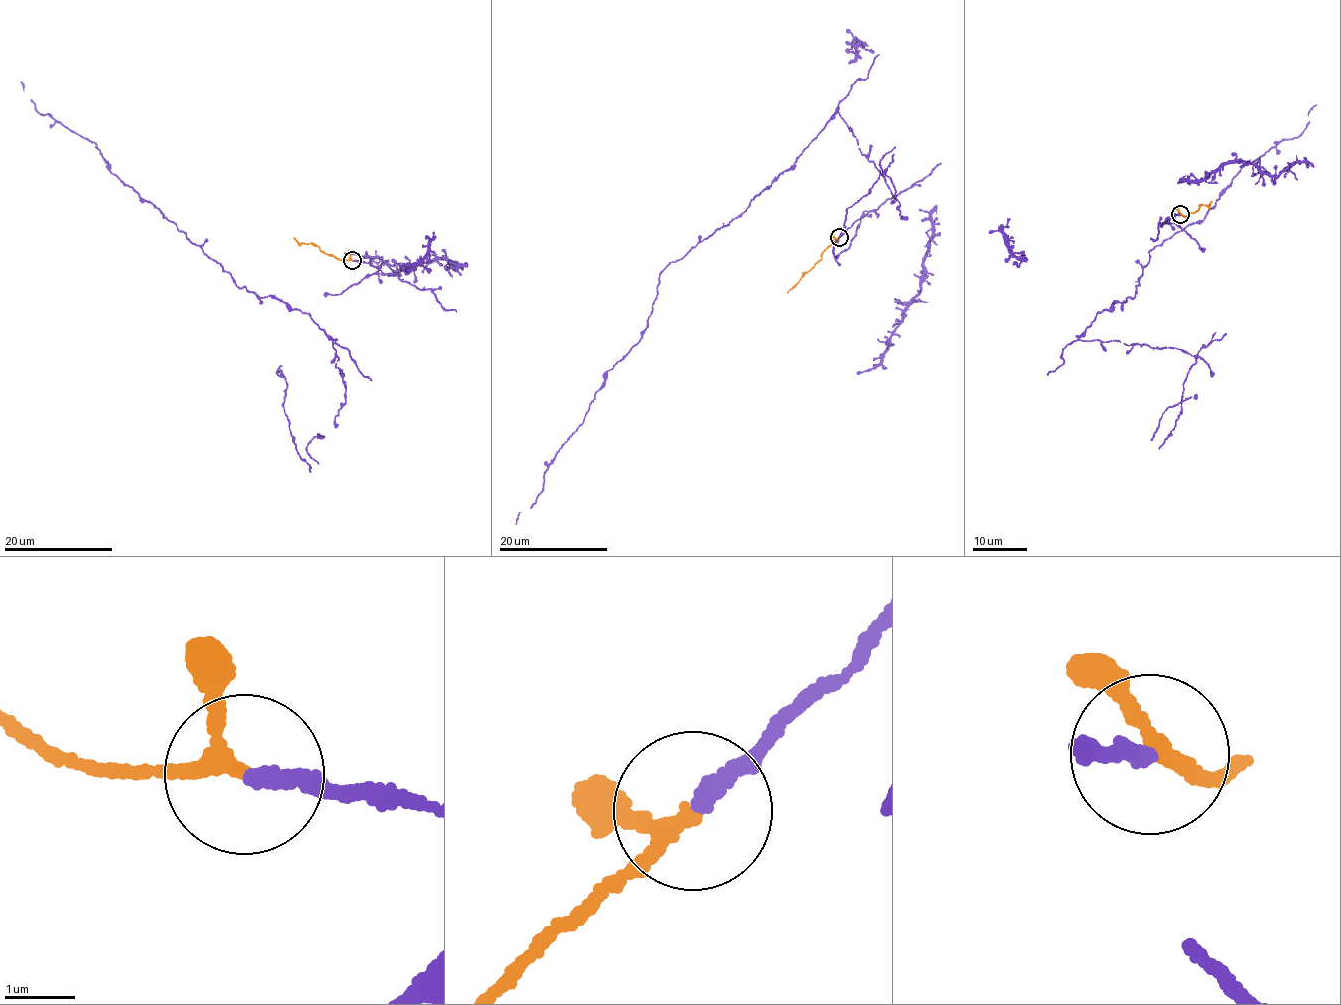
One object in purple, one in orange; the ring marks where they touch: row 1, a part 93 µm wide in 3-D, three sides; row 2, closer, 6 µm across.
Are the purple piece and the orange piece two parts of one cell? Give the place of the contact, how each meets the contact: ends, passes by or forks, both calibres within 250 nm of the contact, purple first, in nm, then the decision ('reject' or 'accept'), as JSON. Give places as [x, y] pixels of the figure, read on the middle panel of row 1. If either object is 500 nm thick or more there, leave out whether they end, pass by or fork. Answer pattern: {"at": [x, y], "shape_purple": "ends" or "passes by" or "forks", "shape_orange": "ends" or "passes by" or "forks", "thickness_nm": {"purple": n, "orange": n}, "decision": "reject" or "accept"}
{"at": [839, 237], "shape_purple": "ends", "shape_orange": "passes by", "thickness_nm": {"purple": 240, "orange": 200}, "decision": "accept"}

